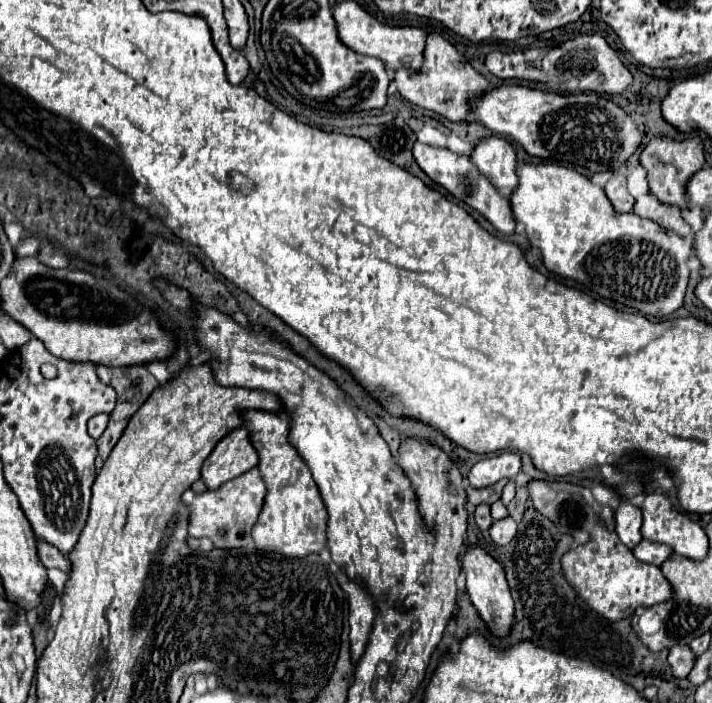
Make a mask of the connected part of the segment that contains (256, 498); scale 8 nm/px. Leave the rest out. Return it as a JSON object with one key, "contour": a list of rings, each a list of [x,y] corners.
{"contour":[[[251,469],[251,471],[231,479],[229,483],[223,483],[215,491],[193,493],[191,489],[187,489],[181,495],[181,501],[189,509],[189,535],[191,537],[209,537],[213,541],[213,545],[219,549],[249,547],[253,543],[251,527],[257,521],[265,493],[267,493],[267,489],[265,489],[265,483],[257,469]]]}

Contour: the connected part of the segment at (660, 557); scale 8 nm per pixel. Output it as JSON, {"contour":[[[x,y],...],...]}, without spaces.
{"contour":[[[643,539],[639,545],[633,547],[633,555],[635,555],[639,561],[643,561],[643,563],[661,565],[661,563],[671,555],[671,547]]]}

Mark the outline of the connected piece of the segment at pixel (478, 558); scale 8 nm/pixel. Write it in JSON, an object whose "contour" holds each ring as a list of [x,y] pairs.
{"contour":[[[471,545],[471,547],[465,547],[461,553],[461,571],[465,571],[465,577],[467,577],[469,599],[475,605],[475,609],[479,611],[479,615],[483,617],[483,621],[491,627],[491,631],[495,635],[499,635],[499,637],[507,635],[509,627],[513,623],[513,599],[509,593],[509,585],[507,585],[503,567],[485,549]]]}

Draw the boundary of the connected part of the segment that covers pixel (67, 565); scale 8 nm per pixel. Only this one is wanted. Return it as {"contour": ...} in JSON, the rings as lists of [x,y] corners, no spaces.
{"contour":[[[37,539],[37,553],[39,553],[39,561],[45,567],[57,567],[65,575],[71,573],[71,561],[69,561],[69,557],[65,557],[61,551],[53,549],[53,545],[49,545],[47,541]]]}

